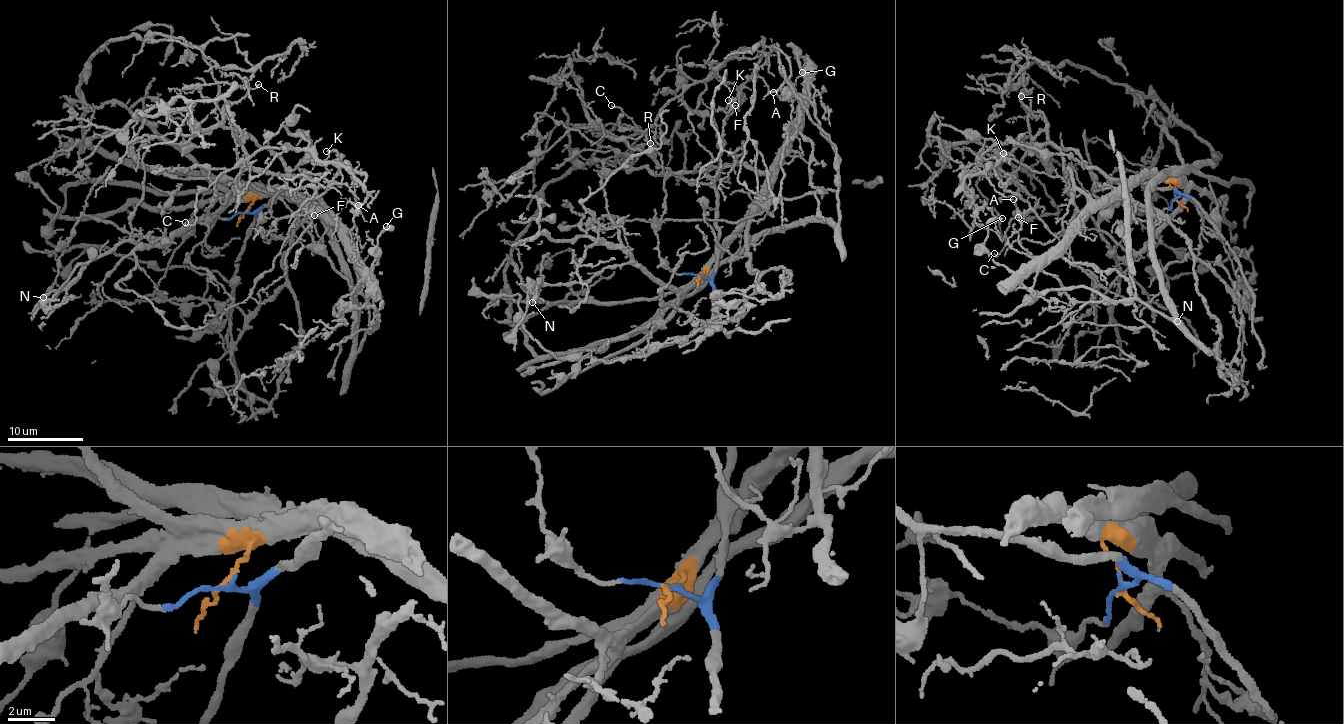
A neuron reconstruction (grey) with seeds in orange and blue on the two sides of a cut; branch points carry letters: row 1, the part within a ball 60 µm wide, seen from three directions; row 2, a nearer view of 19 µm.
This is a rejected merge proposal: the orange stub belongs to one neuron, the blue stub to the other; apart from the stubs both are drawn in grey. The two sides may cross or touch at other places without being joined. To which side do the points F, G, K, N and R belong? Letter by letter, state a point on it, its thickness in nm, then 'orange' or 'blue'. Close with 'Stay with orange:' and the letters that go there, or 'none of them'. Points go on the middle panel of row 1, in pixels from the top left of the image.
F: place (735, 105); calibre 240 nm; orange
G: place (802, 72); calibre 200 nm; orange
K: place (728, 100); calibre 200 nm; orange
N: place (532, 302); calibre 280 nm; orange
R: place (650, 143); calibre 160 nm; orange
Stay with orange: F, G, K, N, R

